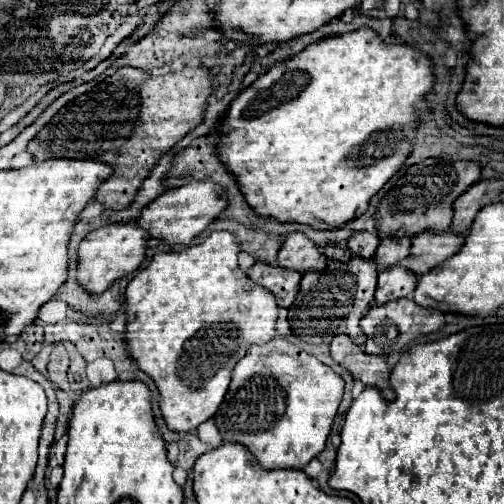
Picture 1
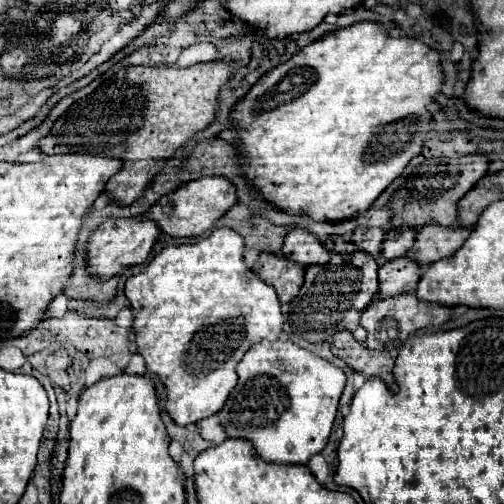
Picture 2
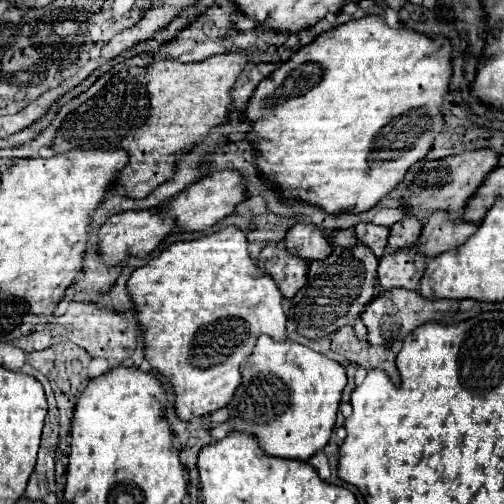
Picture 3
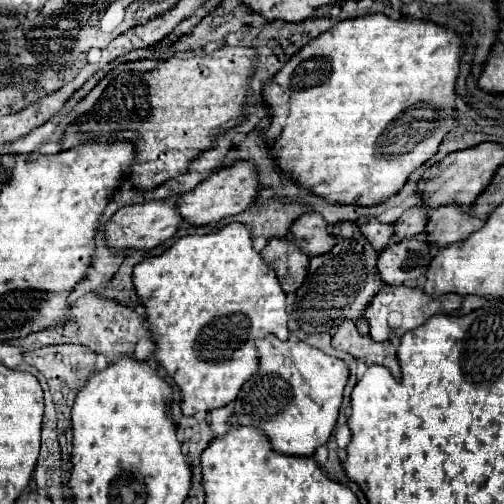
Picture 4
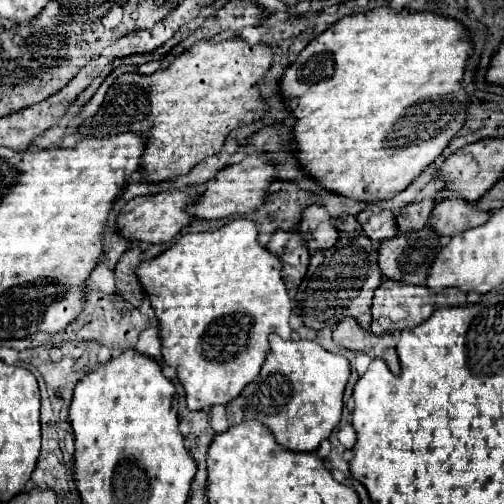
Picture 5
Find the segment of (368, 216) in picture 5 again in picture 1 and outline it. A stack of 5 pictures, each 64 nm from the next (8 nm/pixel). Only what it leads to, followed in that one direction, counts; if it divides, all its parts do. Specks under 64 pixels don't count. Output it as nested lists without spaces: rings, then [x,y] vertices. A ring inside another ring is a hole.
[[[358,232],[348,240],[346,246],[350,248],[352,256],[360,256],[360,258],[368,260],[368,258],[374,256],[378,242],[380,242],[380,238],[378,238],[376,232]]]

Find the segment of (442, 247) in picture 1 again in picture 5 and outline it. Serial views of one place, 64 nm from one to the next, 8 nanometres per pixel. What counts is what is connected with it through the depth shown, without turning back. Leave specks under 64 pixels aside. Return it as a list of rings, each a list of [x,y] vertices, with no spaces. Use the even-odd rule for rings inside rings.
[[[448,198],[434,206],[430,214],[430,226],[438,236],[456,236],[468,228],[476,228],[490,218],[488,212],[480,212],[476,204],[464,202],[460,198]]]

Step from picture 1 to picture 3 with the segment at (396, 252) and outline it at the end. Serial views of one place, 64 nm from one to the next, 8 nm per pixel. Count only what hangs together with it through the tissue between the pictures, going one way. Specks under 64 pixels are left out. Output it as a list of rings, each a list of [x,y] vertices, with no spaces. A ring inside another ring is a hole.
[[[404,216],[390,228],[386,252],[396,252],[400,248],[406,248],[408,244],[416,244],[420,232],[422,232],[422,222],[414,220],[412,216]]]

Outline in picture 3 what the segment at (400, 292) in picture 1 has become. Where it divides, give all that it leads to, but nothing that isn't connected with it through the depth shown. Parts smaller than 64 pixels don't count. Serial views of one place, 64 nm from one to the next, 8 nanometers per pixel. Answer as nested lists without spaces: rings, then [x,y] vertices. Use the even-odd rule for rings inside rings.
[[[412,248],[398,250],[394,254],[384,254],[378,264],[378,280],[382,290],[406,288],[418,290],[420,278],[426,268],[426,256]]]

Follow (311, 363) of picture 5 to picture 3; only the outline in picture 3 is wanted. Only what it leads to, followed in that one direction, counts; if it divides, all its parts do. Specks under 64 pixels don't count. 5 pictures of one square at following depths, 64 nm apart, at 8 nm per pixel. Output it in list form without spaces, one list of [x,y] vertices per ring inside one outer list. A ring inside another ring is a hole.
[[[260,336],[252,350],[252,356],[248,356],[244,368],[240,370],[242,370],[240,388],[234,392],[232,400],[226,406],[230,430],[248,432],[256,436],[260,448],[264,448],[268,456],[286,458],[286,460],[306,462],[328,444],[336,422],[340,396],[346,386],[346,370],[338,362],[328,360],[324,354],[314,352],[308,346],[296,344],[292,340],[276,342],[268,336]]]

